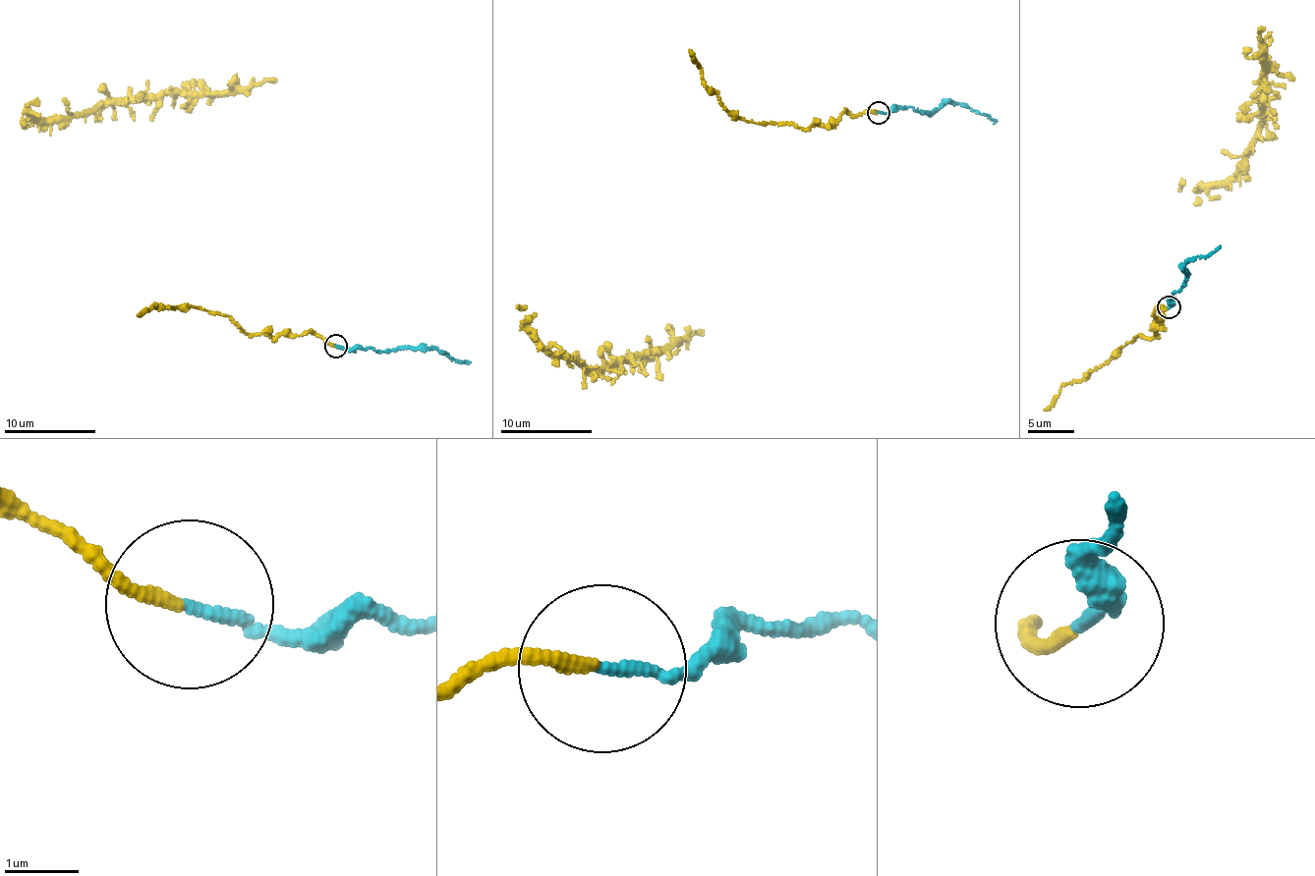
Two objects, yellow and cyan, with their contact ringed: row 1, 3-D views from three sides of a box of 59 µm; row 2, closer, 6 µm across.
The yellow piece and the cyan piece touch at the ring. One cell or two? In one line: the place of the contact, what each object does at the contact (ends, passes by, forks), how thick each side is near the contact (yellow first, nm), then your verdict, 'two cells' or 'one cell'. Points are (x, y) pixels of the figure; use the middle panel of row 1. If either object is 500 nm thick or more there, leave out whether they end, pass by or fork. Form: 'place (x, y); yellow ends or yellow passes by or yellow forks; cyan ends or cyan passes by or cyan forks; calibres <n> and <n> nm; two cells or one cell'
place (879, 112); yellow ends; cyan ends; calibres 170 and 140 nm; two cells

